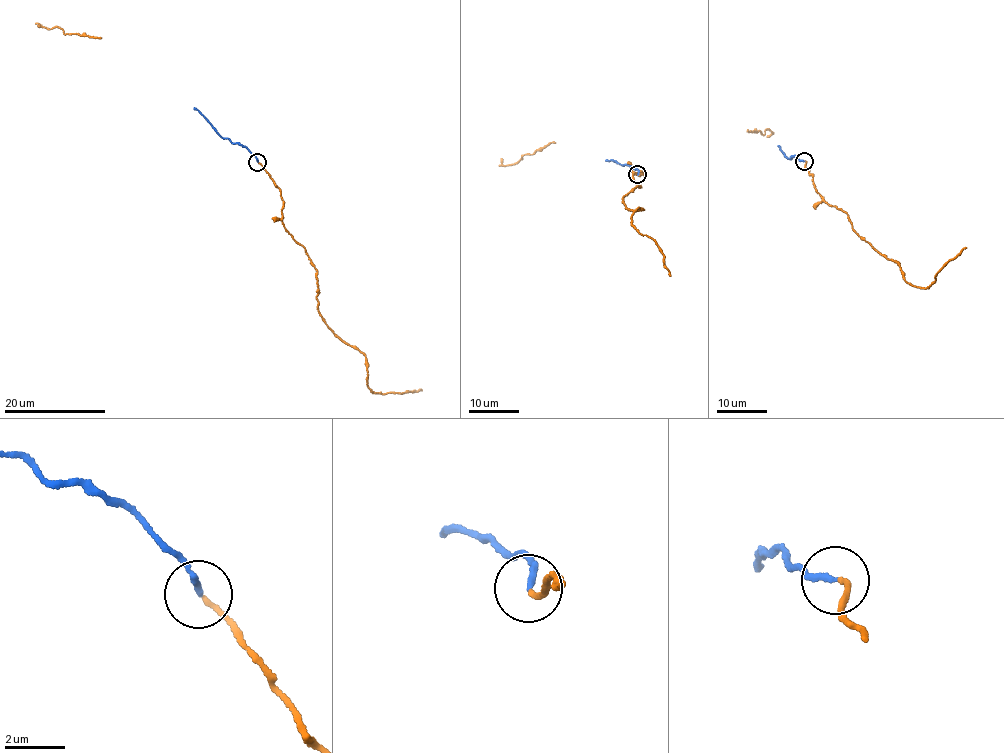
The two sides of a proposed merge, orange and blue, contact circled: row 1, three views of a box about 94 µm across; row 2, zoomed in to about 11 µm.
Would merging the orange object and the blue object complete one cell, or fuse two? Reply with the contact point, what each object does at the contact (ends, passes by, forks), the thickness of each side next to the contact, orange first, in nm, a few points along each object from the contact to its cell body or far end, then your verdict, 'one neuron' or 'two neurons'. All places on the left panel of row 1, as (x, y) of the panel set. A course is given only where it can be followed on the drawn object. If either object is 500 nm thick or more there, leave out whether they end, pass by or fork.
at (257, 162); orange ends there; blue ends there; 160 nm thick on the orange side, 200 nm on the other; orange runs (258, 161), (280, 189), (285, 230), (317, 270), (322, 320), (365, 356), (366, 381), (373, 393), (421, 389); blue runs (258, 161), (245, 147), (223, 138), (193, 108); one neuron

